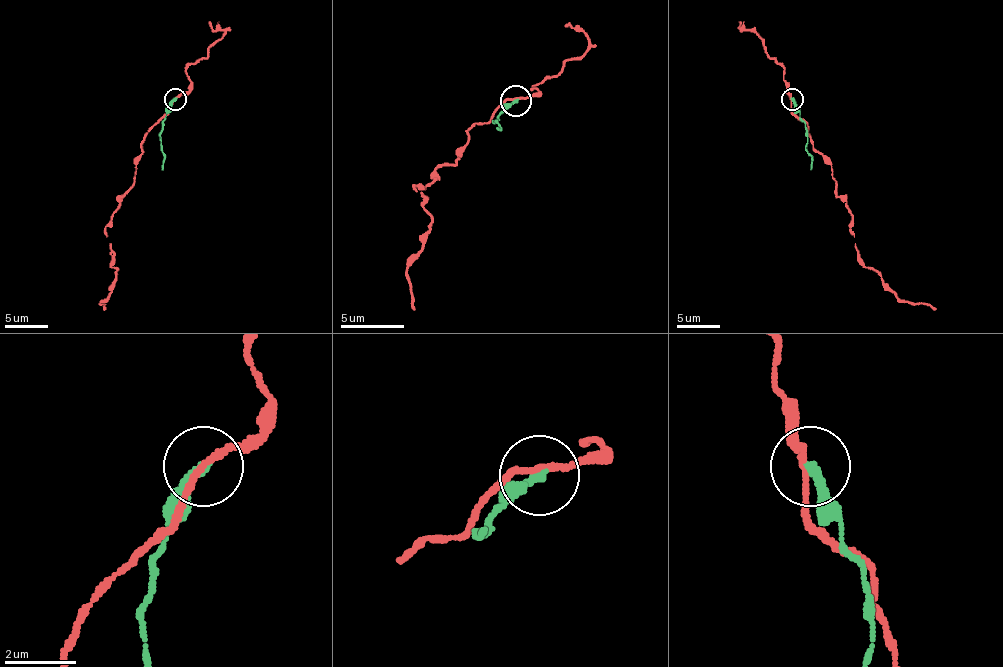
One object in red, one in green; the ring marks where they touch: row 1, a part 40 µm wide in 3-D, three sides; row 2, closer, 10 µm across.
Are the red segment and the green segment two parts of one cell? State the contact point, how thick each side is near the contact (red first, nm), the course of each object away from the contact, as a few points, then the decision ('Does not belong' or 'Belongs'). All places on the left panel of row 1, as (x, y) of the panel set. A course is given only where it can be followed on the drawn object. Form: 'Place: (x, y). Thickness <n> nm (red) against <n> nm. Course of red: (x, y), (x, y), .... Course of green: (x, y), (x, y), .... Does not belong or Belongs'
Place: (175, 99). Thickness 170 nm (red) against 300 nm. Course of red: (174, 99), (146, 134), (133, 184), (105, 232), (111, 267), (118, 271), (100, 301), (105, 310). Course of green: (174, 99), (161, 132), (161, 169). Does not belong

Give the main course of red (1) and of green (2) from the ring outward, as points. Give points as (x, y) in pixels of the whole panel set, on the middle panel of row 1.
1: (515, 100), (467, 131), (455, 163), (442, 163), (423, 188), (413, 185), (432, 223), (407, 268), (413, 309)
2: (515, 100), (496, 122), (496, 128)

